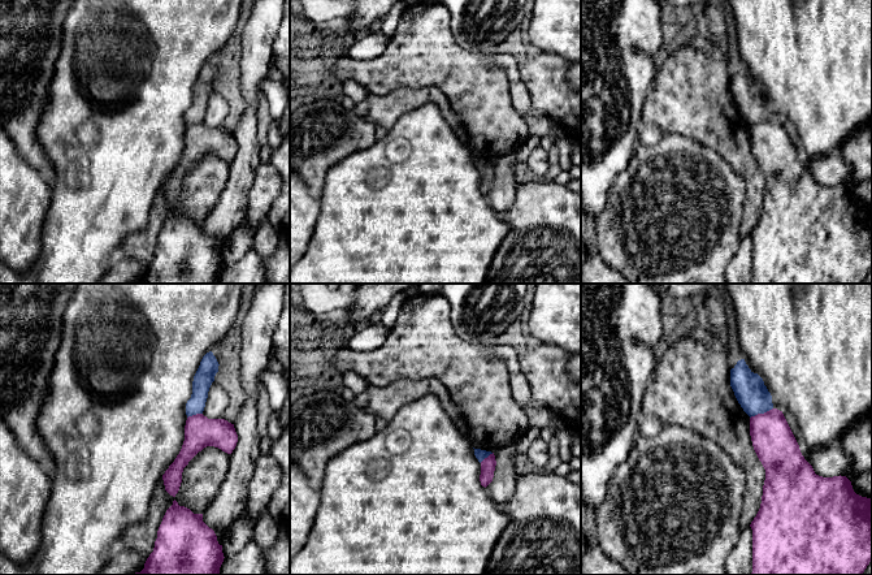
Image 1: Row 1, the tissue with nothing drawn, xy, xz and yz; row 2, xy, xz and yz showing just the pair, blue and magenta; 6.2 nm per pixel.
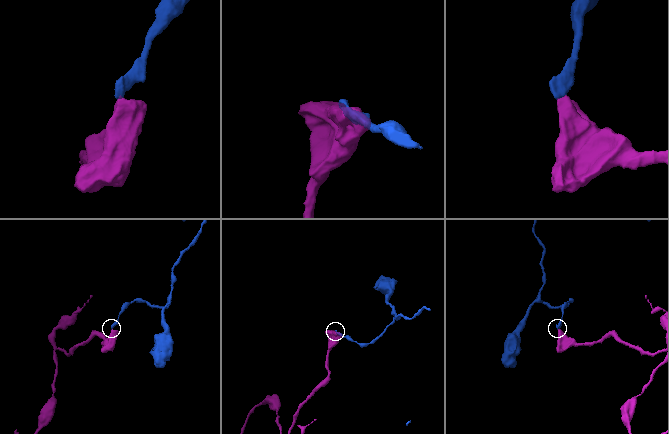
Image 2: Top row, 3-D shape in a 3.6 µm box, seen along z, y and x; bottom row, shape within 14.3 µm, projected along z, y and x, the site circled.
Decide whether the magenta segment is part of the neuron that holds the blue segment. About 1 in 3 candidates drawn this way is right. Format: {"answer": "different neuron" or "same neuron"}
{"answer": "different neuron"}

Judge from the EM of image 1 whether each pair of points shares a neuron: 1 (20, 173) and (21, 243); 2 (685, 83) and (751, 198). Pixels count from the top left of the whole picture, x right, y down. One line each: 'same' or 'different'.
1: same
2: same

